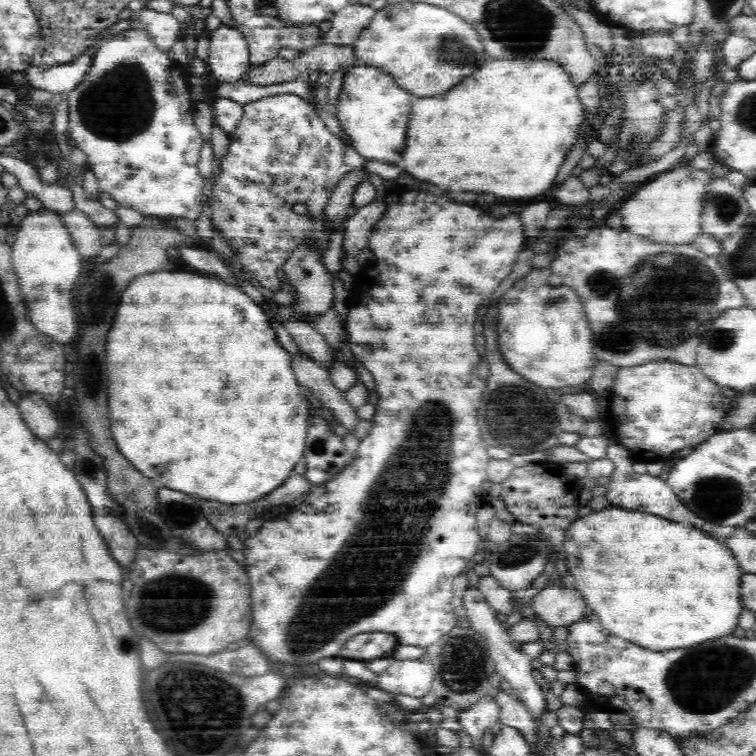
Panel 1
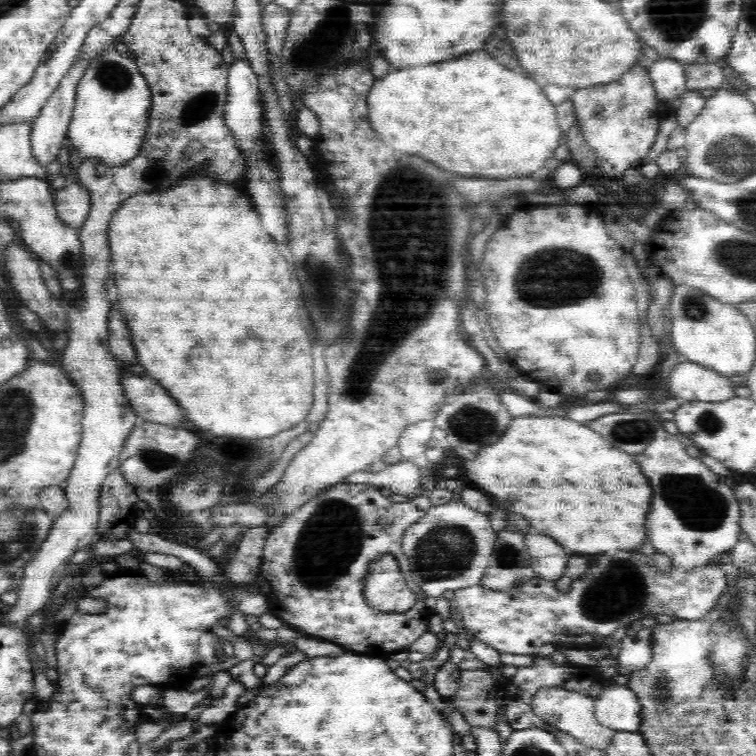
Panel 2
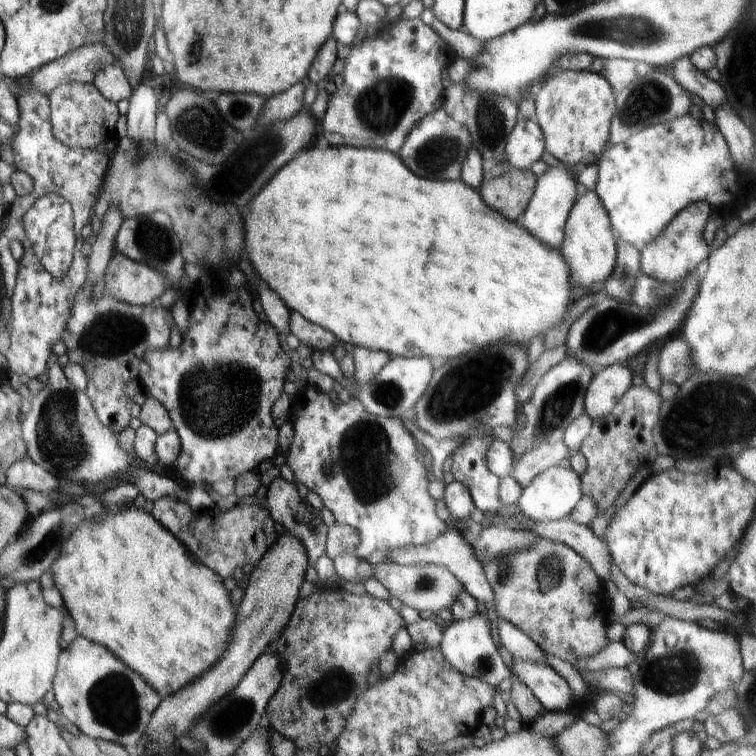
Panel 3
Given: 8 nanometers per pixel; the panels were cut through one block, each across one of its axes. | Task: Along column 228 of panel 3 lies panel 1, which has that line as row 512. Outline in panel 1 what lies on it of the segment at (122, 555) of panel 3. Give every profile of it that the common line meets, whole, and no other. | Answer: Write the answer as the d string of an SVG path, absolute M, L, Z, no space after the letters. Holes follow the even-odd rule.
M614 506L600 512L592 512L584 518L576 518L565 532L565 541L562 547L566 552L566 558L568 558L567 570L576 580L576 590L584 596L586 604L602 620L602 627L614 636L620 636L620 638L633 642L642 648L647 648L652 652L662 652L664 650L674 650L674 648L686 648L686 646L716 640L722 638L722 636L732 636L732 634L737 634L736 632L740 631L738 618L740 618L740 614L744 610L740 578L742 578L744 572L738 564L738 559L734 557L734 553L722 540L714 538L712 534L688 525L674 523L660 516L636 512L636 510L620 509Z

